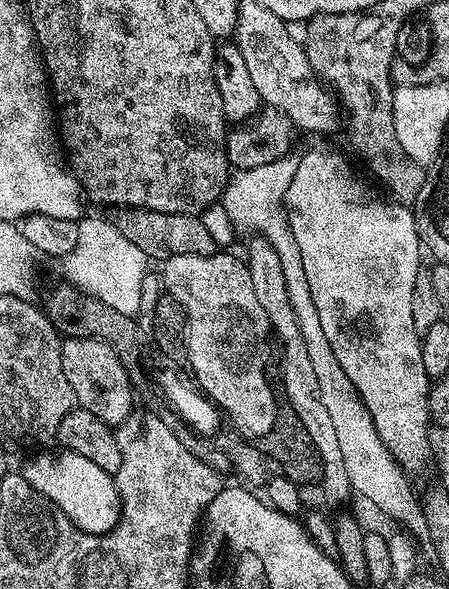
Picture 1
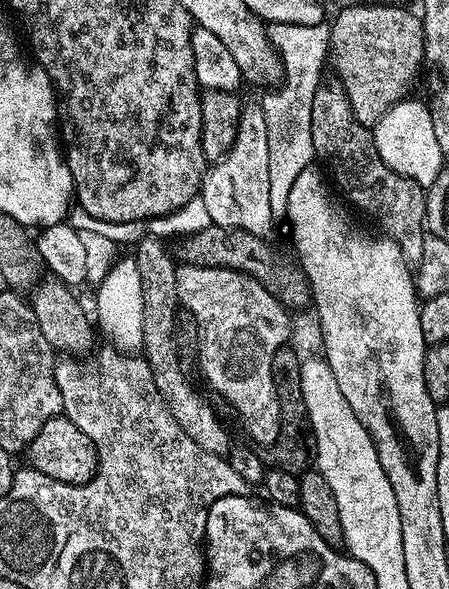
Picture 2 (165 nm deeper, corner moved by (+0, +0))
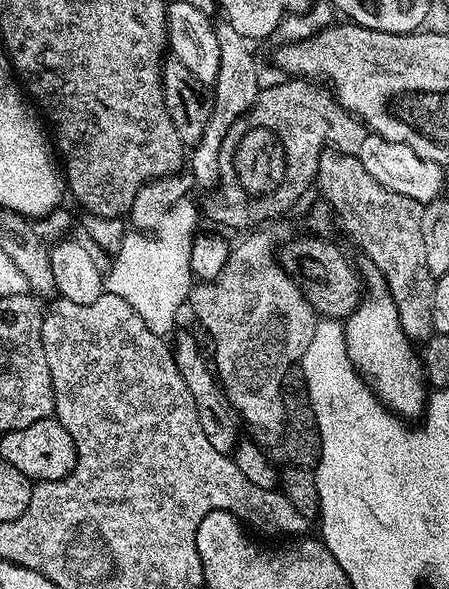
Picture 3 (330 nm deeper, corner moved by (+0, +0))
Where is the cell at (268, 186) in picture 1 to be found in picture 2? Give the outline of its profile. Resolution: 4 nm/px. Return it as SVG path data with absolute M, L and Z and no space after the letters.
M269 23L267 30L268 40L280 53L286 79L279 90L269 91L272 92L269 96L258 100L258 106L264 112L270 138L270 206L273 213L284 214L288 210L290 186L294 186L294 178L314 164L316 151L312 141L312 107L314 94L322 83L320 75L324 72L324 59L328 60L330 56L332 29L327 23L314 26Z

